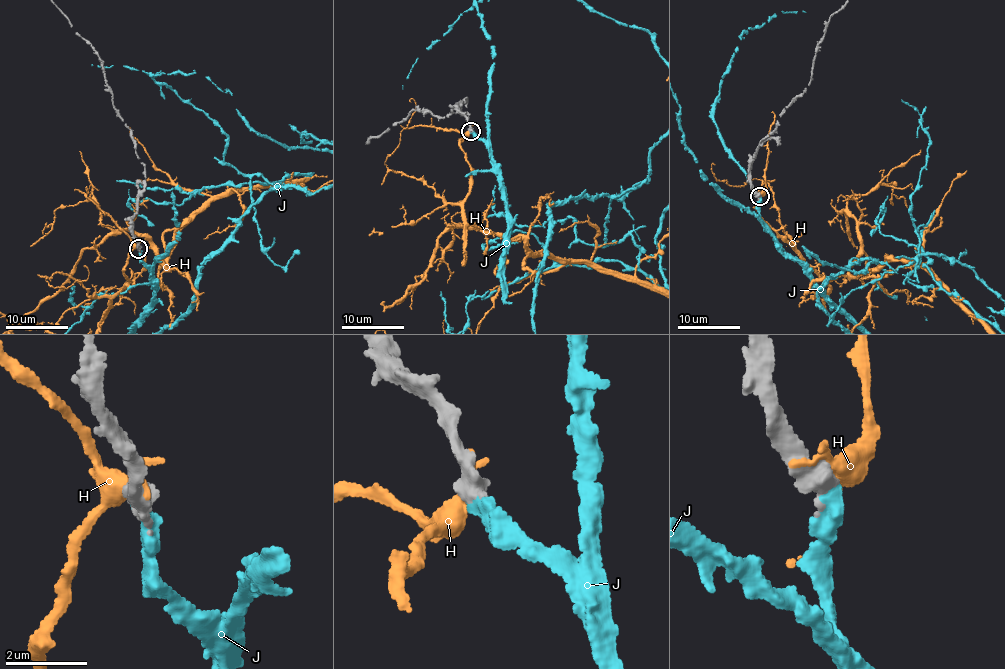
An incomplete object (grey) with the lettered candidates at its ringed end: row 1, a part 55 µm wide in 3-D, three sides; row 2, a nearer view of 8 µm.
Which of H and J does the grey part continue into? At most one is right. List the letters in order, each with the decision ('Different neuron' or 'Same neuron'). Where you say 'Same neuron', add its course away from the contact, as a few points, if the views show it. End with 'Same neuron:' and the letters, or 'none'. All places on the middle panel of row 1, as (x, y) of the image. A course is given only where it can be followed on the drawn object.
H: Different neuron
J: Same neuron
Same neuron: J

